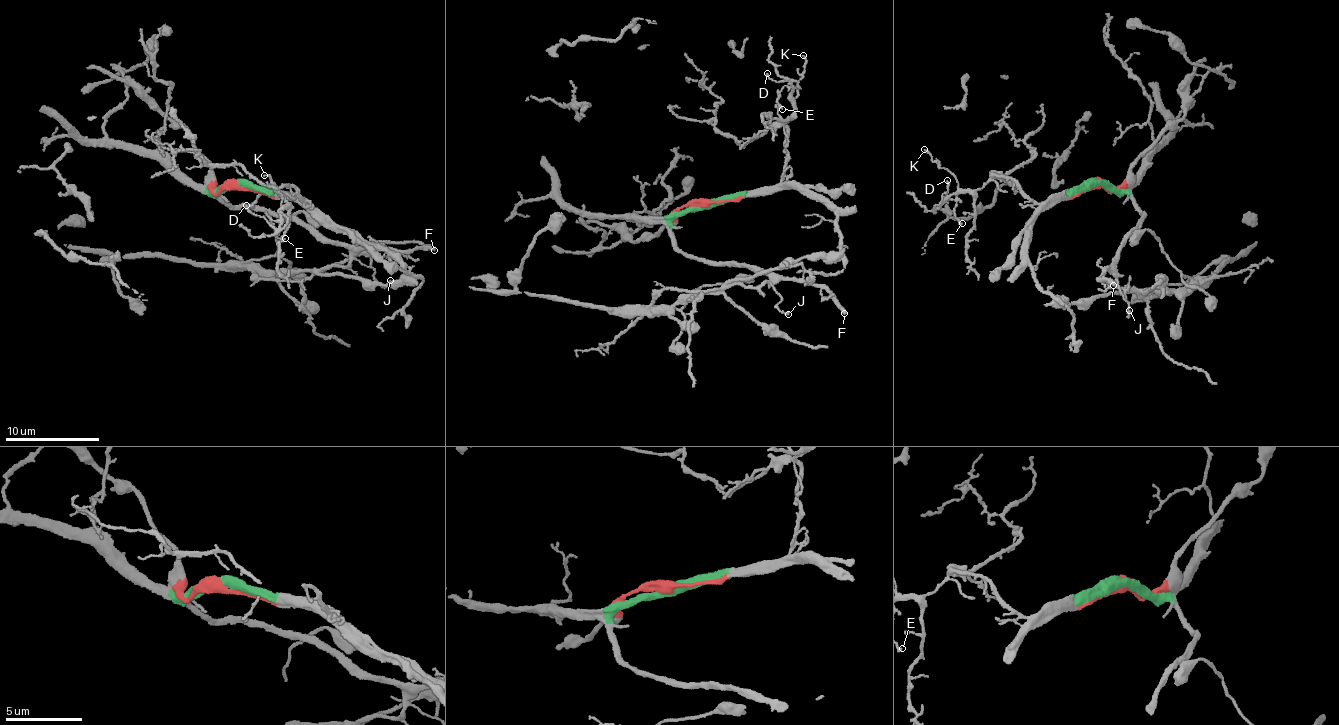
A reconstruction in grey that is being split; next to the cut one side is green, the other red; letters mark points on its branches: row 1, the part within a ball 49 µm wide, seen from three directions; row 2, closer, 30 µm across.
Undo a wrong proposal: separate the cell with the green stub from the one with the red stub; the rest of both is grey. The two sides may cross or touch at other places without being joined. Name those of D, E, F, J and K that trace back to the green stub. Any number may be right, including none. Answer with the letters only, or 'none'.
D, E, F, J, K

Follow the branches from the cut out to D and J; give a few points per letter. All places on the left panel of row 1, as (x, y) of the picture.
D: (237, 186), (297, 193), (304, 203), (292, 186), (280, 190), (288, 202), (279, 216), (266, 221), (247, 204)
J: (237, 186), (222, 186), (214, 193), (235, 207), (294, 215), (338, 242), (373, 270), (382, 286), (390, 281)

